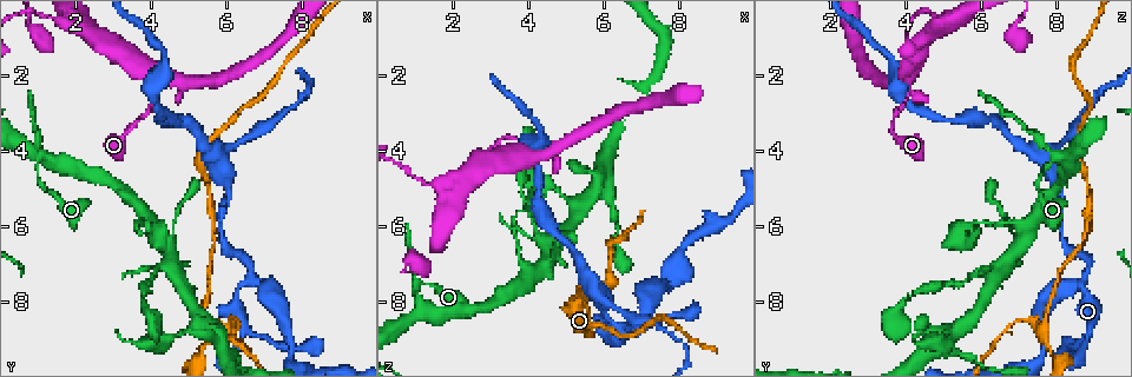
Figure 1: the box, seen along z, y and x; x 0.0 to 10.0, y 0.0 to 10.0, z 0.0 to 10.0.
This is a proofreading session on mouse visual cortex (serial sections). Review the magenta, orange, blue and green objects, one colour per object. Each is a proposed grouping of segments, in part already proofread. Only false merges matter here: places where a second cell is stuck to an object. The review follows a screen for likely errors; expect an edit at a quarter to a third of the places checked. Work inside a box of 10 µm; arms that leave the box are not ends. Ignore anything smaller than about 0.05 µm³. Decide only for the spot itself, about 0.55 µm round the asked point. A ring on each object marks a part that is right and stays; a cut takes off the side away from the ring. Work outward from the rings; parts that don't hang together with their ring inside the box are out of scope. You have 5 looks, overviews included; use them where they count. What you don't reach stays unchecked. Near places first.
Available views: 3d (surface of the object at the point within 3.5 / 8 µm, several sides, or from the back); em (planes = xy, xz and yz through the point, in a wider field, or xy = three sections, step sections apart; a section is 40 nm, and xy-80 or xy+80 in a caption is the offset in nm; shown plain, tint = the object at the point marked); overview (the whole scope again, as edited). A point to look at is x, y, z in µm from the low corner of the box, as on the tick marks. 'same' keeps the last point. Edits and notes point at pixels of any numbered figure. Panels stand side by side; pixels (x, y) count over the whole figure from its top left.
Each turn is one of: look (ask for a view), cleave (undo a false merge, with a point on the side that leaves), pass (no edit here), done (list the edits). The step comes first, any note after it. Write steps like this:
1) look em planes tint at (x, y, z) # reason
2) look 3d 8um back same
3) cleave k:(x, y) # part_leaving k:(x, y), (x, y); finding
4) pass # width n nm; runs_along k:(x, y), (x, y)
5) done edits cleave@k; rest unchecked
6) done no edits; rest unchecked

look 3d 3.5um at (4.60, 7.10, 6.45) # a fork

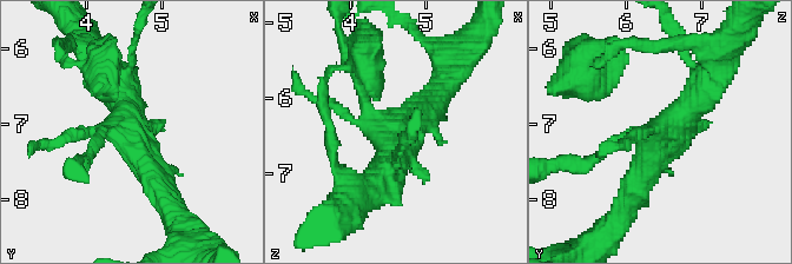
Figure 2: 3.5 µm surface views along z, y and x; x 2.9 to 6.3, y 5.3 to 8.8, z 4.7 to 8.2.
look em xy step 5 tint at (4.55, 7.15, 6.45)

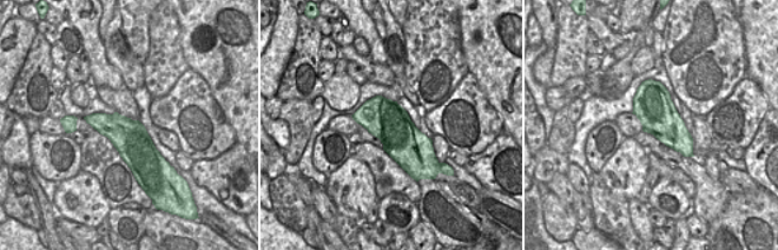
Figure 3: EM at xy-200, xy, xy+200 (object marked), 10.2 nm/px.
pass # width 420 nm; runs_along 2:(712, 79), (660, 133), (631, 199); all the same cell

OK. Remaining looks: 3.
look 3d 3.5um at (6.70, 7.05, 8.85)

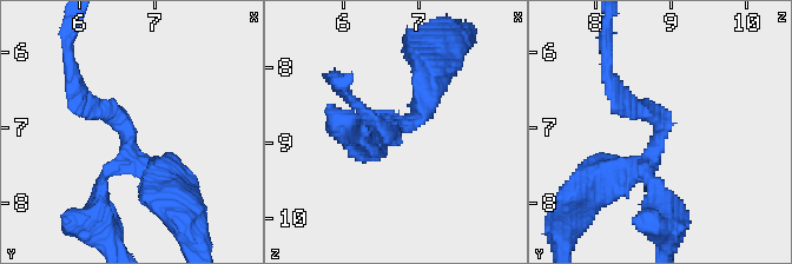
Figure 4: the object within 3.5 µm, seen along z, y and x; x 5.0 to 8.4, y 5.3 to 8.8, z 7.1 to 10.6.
pass # arms 3; arm_widths 200, 200, 300 nm; runs_along 4:(658, 199), (660, 123), (618, 91); continuous, no second cell

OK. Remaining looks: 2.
done no edits; rest unchecked

